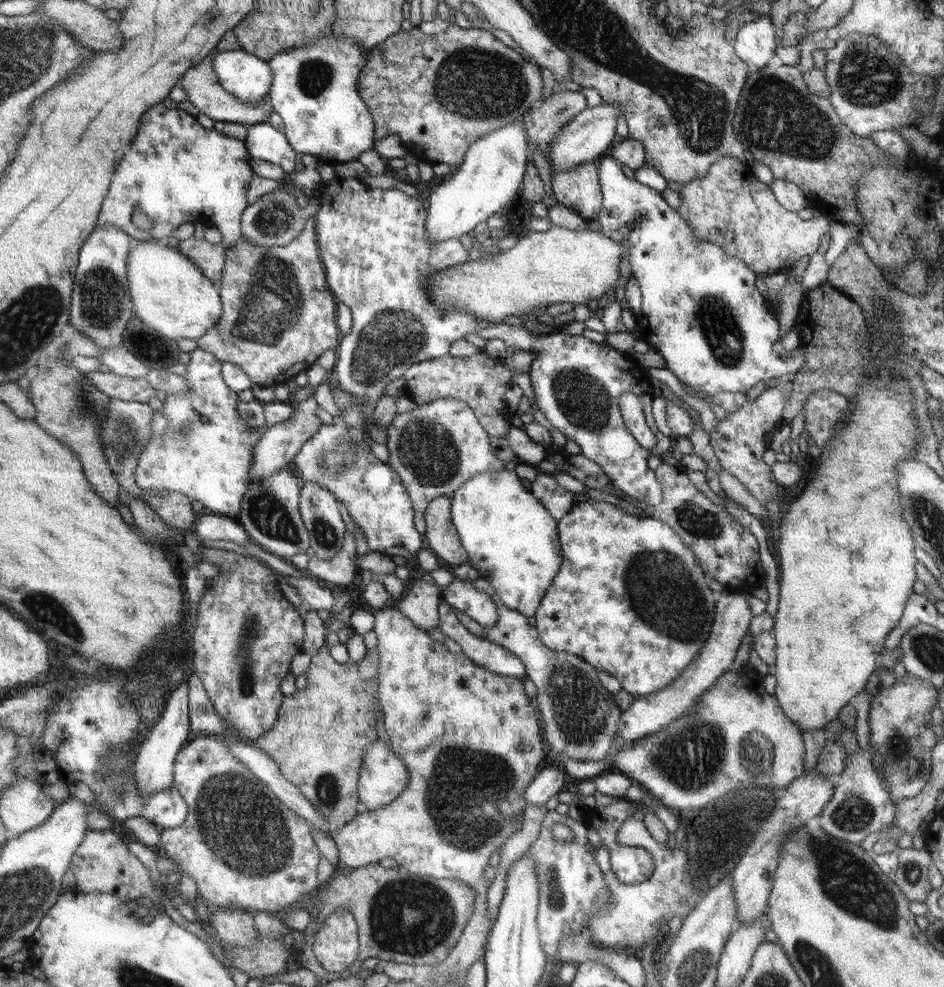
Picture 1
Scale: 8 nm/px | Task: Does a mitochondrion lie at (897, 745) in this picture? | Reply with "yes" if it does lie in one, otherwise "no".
yes

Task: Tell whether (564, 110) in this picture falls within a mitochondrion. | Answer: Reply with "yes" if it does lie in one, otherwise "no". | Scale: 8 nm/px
yes

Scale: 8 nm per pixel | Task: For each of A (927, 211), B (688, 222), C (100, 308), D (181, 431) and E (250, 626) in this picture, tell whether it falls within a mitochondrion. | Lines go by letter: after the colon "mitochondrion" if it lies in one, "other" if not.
A: other
B: other
C: mitochondrion
D: mitochondrion
E: mitochondrion

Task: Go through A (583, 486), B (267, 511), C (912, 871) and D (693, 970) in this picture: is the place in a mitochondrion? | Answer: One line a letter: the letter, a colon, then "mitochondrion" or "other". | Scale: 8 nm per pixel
A: other
B: mitochondrion
C: mitochondrion
D: mitochondrion

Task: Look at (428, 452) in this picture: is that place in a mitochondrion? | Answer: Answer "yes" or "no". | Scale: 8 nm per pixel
yes

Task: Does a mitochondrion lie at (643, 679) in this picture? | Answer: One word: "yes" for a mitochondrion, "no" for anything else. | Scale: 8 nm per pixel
no

